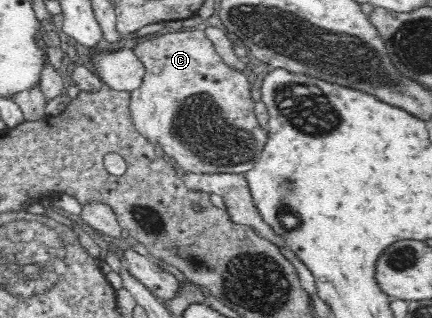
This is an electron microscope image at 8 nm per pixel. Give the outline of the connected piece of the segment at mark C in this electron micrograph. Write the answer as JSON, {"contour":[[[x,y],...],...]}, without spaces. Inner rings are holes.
{"contour":[[[185,30],[182,32],[172,31],[165,35],[158,36],[155,39],[149,41],[142,41],[132,47],[133,53],[142,61],[145,66],[146,75],[138,87],[131,92],[130,99],[130,112],[132,112],[132,120],[139,130],[139,133],[146,137],[152,144],[159,145],[164,153],[174,161],[176,167],[182,168],[186,172],[194,173],[248,173],[250,169],[254,167],[254,163],[258,157],[260,157],[261,151],[268,142],[269,132],[261,131],[260,123],[258,123],[258,117],[254,113],[254,99],[252,99],[252,82],[250,76],[246,75],[244,69],[236,69],[236,67],[230,67],[228,63],[222,61],[222,57],[218,55],[214,44],[206,36],[205,31],[192,31]]]}

